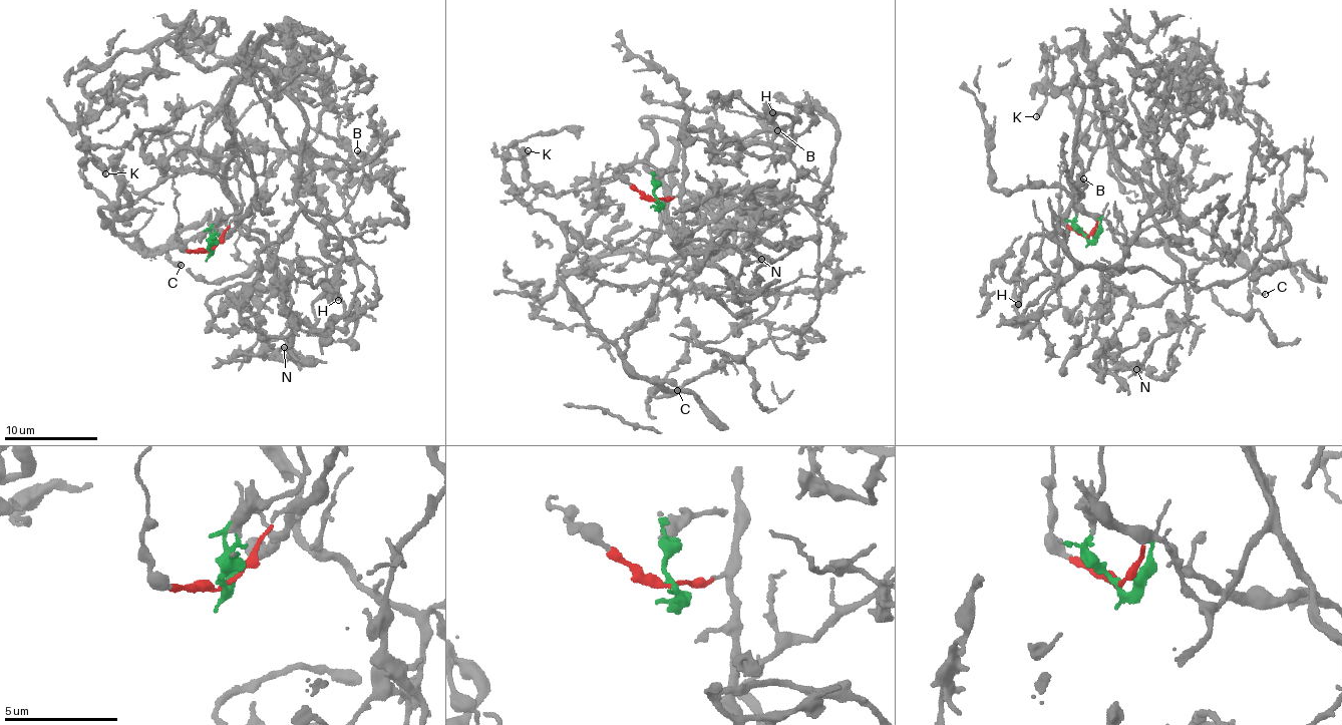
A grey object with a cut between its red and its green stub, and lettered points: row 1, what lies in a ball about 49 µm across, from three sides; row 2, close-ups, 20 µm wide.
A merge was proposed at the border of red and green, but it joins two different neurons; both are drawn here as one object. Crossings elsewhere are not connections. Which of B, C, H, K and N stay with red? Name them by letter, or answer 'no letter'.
C, K

